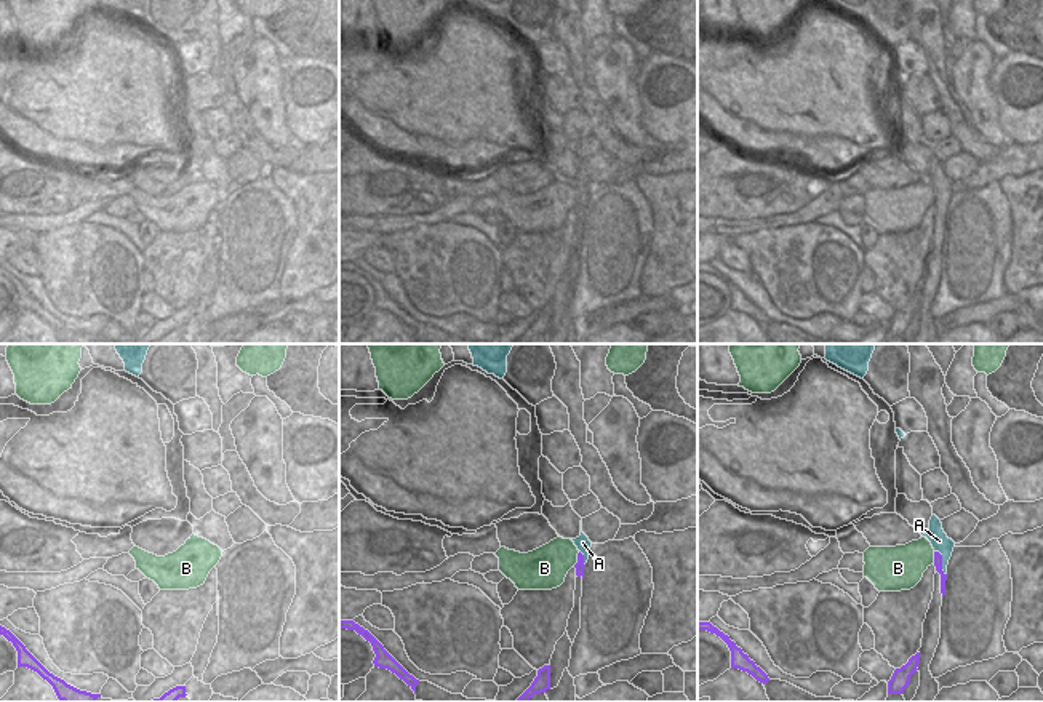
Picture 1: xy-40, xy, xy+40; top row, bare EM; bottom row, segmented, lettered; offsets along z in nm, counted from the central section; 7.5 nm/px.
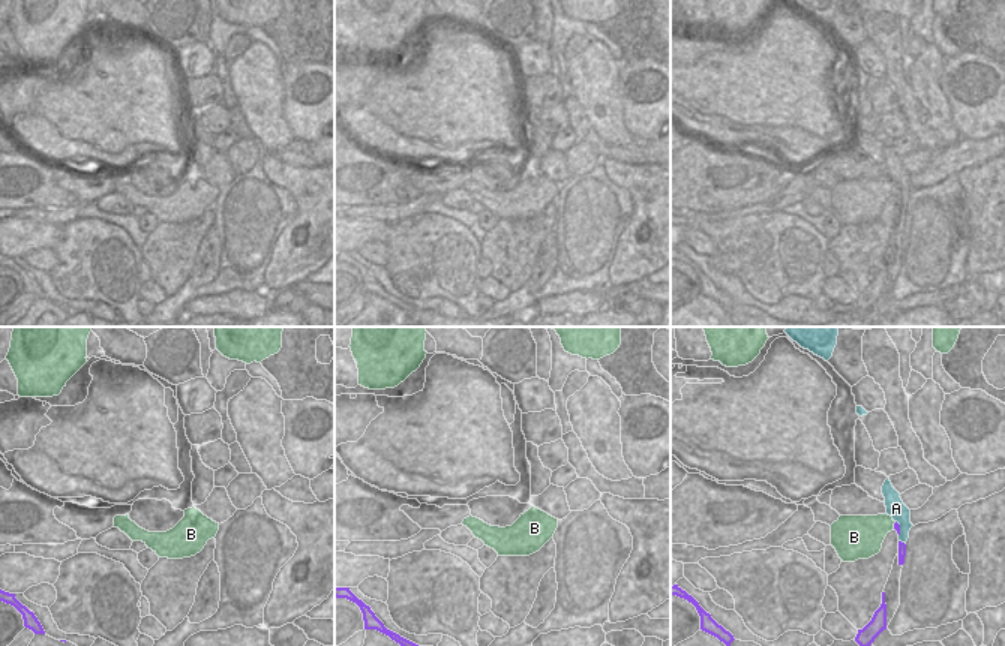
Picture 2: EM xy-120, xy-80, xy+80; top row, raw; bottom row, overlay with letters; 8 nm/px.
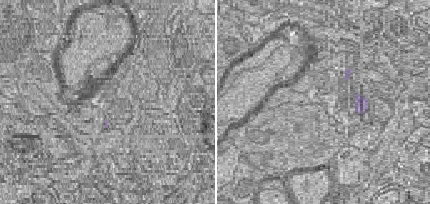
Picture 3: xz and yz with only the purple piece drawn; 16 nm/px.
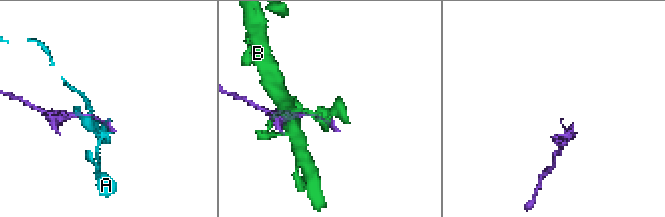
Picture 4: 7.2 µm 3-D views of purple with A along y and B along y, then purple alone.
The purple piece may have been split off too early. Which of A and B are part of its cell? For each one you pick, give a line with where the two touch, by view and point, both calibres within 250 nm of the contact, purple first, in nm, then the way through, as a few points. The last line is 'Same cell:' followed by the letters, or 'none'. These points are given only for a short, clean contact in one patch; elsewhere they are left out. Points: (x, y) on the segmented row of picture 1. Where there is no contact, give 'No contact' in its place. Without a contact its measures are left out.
Same cell: none.

